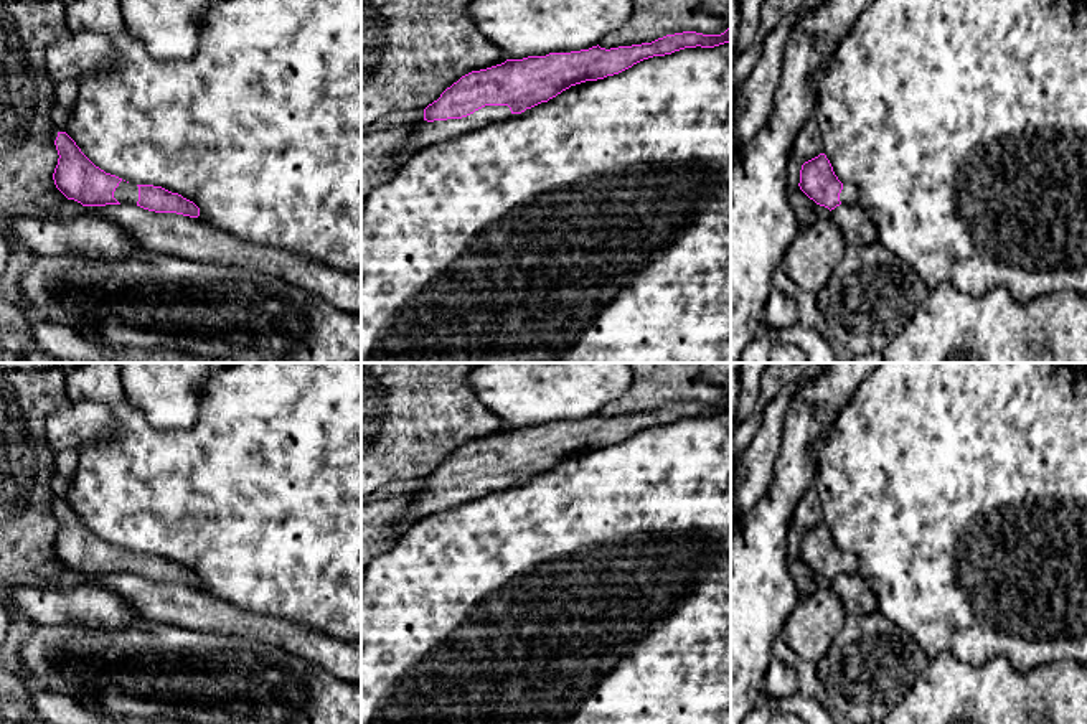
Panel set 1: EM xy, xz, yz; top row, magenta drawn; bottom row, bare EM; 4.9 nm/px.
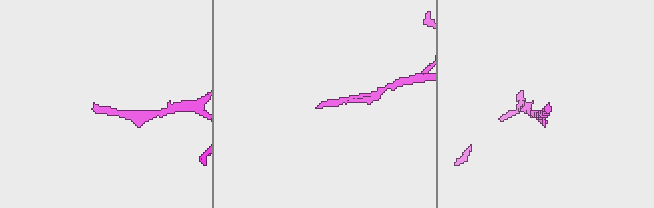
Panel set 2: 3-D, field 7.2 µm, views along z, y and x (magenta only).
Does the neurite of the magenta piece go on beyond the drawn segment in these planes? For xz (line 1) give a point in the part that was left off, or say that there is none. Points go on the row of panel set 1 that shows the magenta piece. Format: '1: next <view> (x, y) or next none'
1: next xz (426, 134)

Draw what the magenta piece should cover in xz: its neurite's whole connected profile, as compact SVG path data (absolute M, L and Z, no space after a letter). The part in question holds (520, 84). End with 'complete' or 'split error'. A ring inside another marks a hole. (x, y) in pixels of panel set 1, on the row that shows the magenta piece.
M731 26L721 35L683 31L652 43L610 49L597 45L571 53L506 59L496 66L472 71L424 109L424 120L406 137L398 157L406 158L437 142L521 114L571 86L619 74L643 59L724 43L731 43Z; split error

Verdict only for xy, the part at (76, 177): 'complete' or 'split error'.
split error

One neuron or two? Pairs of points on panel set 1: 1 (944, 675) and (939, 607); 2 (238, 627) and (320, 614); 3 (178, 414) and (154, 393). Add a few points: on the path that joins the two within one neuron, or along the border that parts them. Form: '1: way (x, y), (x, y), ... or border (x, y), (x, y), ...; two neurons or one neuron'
1: border (929, 660), (950, 652), (978, 667); two neurons
2: border (248, 611), (296, 620), (322, 634); two neurons
3: way (172, 408), (160, 396); one neuron

